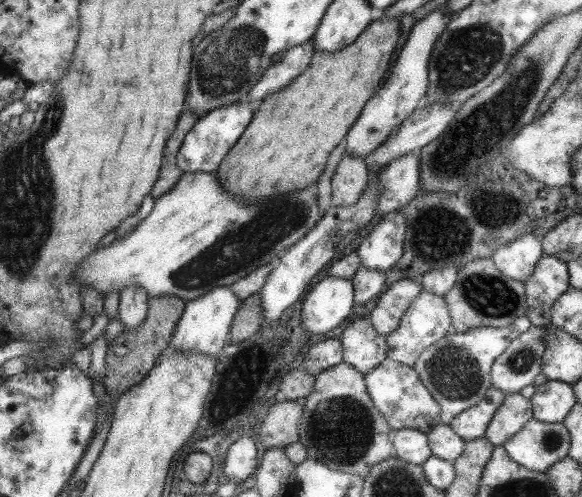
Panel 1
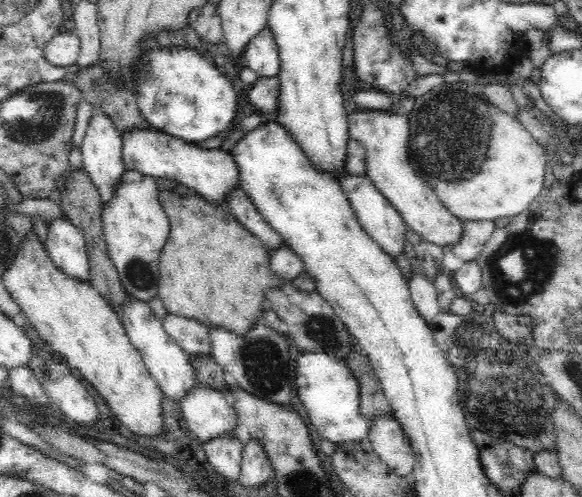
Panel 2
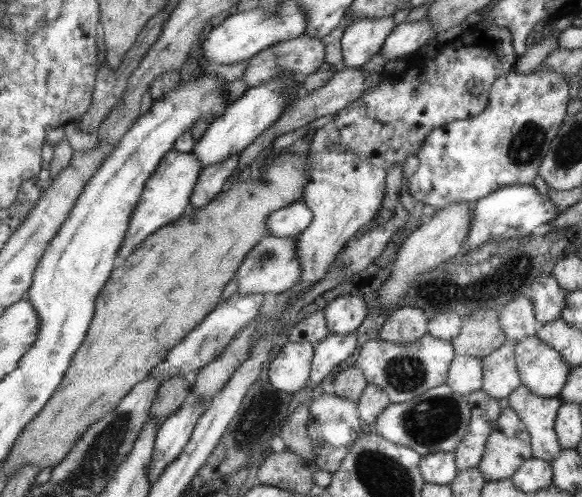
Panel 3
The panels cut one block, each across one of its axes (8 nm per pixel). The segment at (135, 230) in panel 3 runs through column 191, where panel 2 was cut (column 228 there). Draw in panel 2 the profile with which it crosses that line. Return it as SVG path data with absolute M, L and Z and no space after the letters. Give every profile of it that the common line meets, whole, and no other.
M152 126L146 128L126 128L122 132L122 160L126 170L136 170L142 176L150 178L166 178L176 180L188 188L194 188L198 196L214 206L224 206L226 196L238 186L240 176L236 172L236 162L230 152L226 150L208 150L198 144L186 142L182 138L174 138L162 130L154 130Z

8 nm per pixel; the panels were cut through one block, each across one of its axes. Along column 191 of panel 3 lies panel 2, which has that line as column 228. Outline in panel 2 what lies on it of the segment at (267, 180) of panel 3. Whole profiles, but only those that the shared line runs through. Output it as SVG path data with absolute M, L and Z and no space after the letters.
M162 190L158 198L170 224L168 242L158 262L158 298L170 314L196 320L208 328L224 326L232 334L244 334L264 312L266 290L284 284L270 268L270 250L226 206L214 206L198 194L184 196L176 190Z

